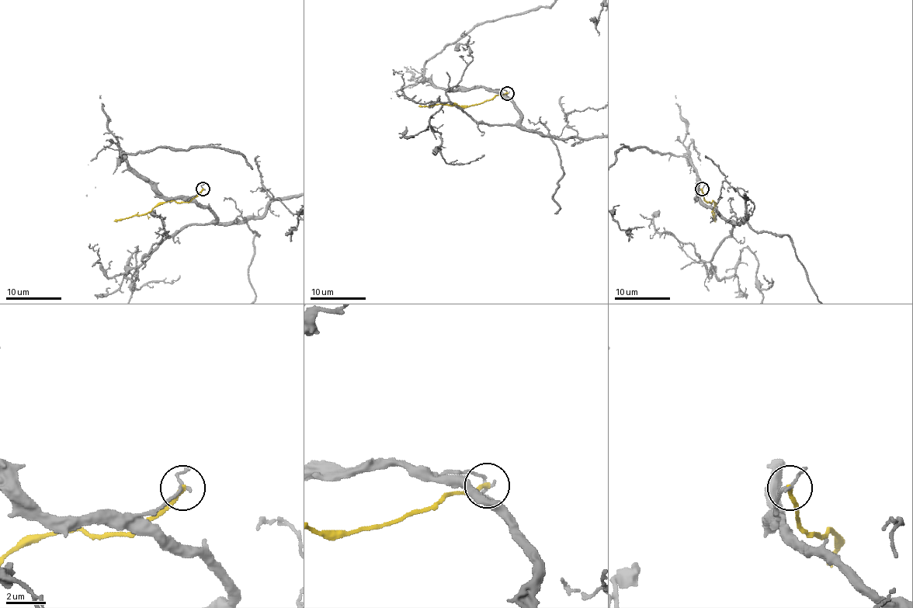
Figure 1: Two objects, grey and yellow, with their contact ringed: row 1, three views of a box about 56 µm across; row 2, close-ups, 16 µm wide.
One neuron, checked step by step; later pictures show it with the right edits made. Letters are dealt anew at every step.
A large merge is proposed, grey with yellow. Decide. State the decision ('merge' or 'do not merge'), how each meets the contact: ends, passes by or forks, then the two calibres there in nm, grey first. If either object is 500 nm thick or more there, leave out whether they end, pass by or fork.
do not merge; grey passes by; yellow ends; calibres 130 and 220 nm

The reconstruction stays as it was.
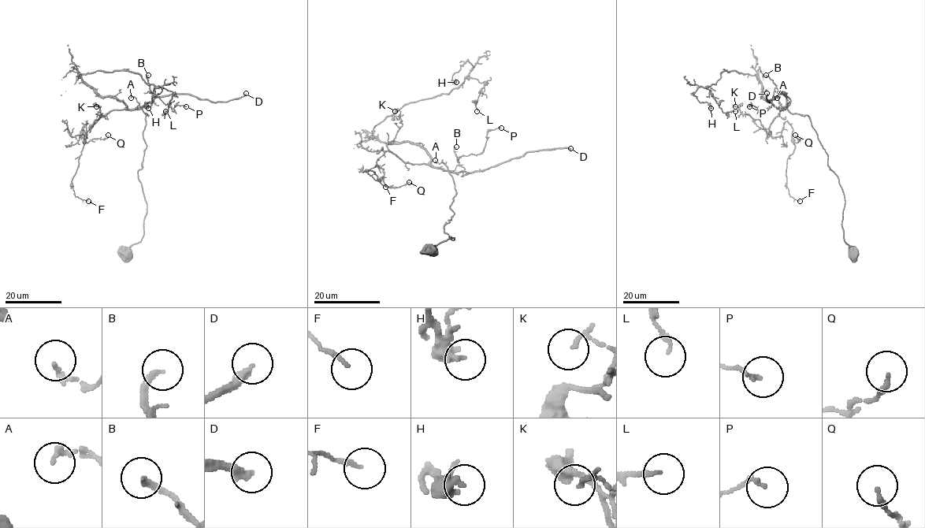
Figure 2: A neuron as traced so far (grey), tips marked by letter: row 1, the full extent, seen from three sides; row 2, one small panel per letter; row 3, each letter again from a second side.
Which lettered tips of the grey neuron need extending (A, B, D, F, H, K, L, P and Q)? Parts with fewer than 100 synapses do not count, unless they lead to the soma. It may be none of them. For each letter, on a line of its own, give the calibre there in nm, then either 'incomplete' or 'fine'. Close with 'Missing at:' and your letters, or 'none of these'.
A: 150 nm thick; fine
B: 200 nm thick; fine
D: 300 nm thick; incomplete
F: 130 nm thick; fine
H: 320 nm thick; fine
K: 100 nm thick; fine
L: 130 nm thick; fine
P: 140 nm thick; fine
Q: 190 nm thick; fine
Missing at: D

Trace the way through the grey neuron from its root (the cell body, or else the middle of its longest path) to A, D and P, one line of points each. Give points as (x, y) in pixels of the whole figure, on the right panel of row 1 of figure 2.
A: (854, 254), (849, 254), (843, 237), (843, 191), (810, 118), (791, 113), (777, 98)
D: (854, 254), (849, 254), (843, 237), (843, 191), (810, 118), (791, 113), (785, 94), (768, 102), (767, 93)
P: (854, 254), (843, 237), (843, 191), (810, 118), (791, 113), (776, 87), (766, 110), (749, 106)

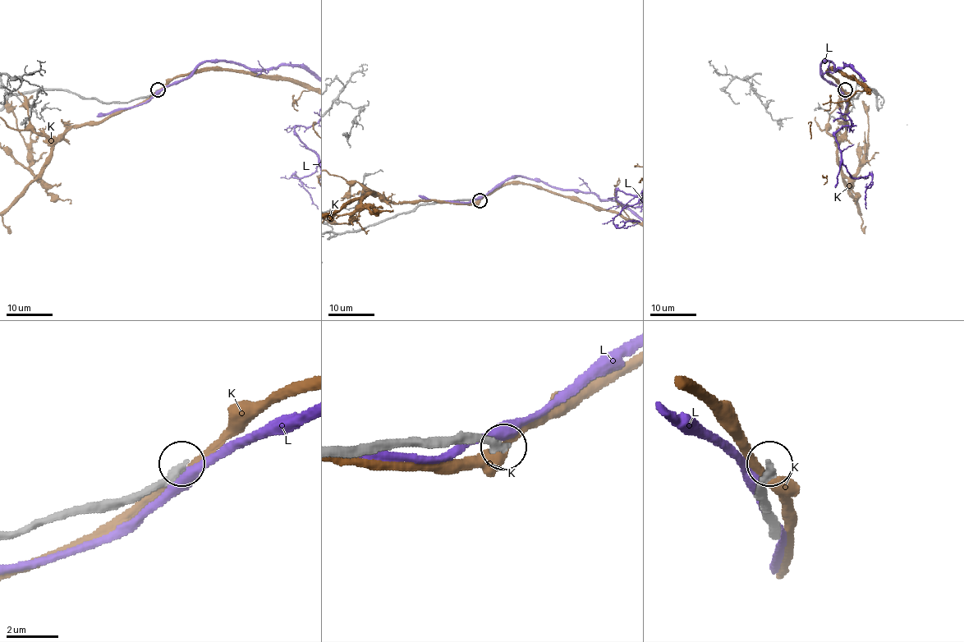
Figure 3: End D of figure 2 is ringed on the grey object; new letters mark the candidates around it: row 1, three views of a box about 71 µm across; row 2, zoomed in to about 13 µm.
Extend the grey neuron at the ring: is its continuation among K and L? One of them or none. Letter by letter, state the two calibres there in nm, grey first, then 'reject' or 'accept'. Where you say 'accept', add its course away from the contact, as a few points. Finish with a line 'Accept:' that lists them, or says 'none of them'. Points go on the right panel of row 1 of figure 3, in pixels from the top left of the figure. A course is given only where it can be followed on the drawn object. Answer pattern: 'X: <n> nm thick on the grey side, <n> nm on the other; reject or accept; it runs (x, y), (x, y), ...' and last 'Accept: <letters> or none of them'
K: 360 nm thick on the grey side, 440 nm on the other; reject
L: 400 nm thick on the grey side, 440 nm on the other; reject
Accept: none of them

